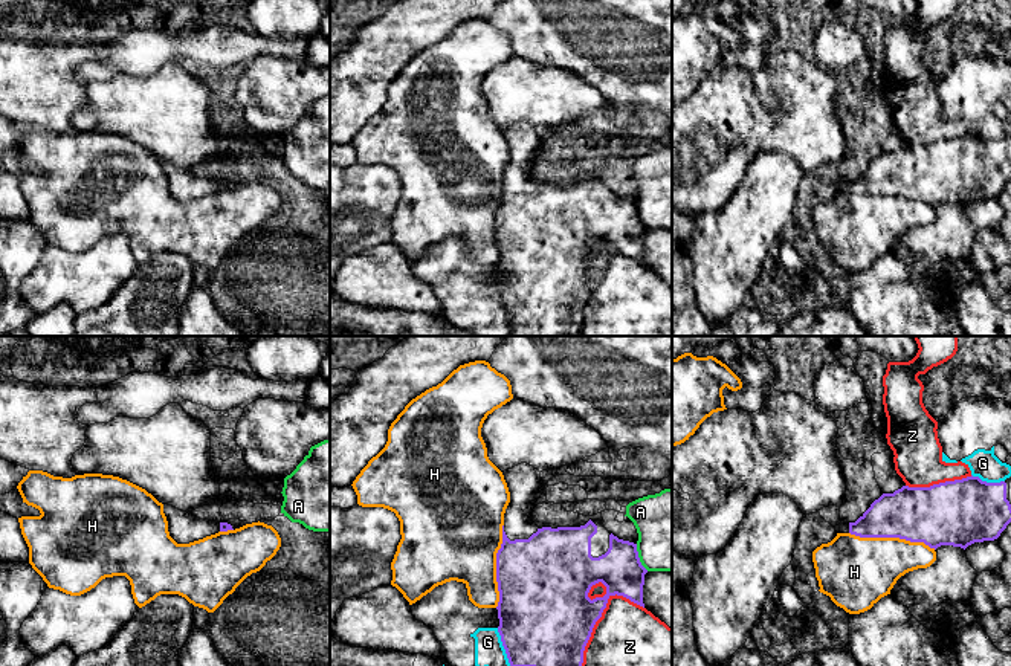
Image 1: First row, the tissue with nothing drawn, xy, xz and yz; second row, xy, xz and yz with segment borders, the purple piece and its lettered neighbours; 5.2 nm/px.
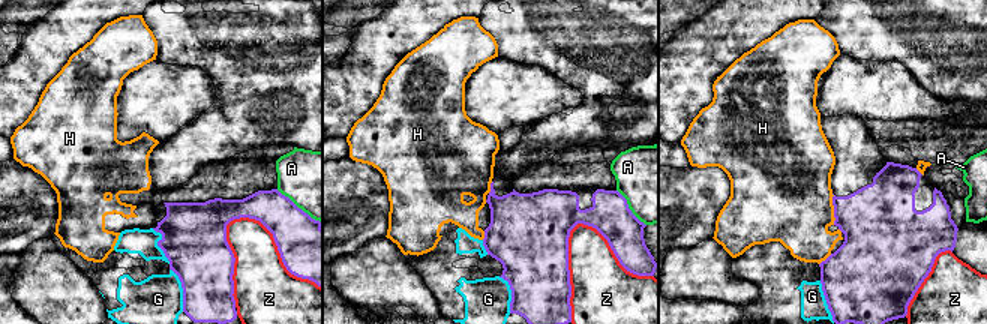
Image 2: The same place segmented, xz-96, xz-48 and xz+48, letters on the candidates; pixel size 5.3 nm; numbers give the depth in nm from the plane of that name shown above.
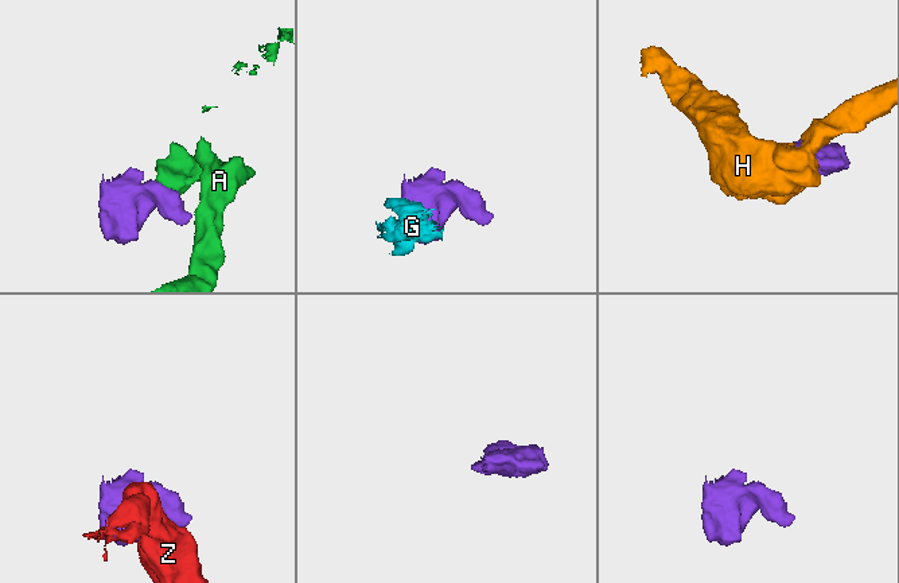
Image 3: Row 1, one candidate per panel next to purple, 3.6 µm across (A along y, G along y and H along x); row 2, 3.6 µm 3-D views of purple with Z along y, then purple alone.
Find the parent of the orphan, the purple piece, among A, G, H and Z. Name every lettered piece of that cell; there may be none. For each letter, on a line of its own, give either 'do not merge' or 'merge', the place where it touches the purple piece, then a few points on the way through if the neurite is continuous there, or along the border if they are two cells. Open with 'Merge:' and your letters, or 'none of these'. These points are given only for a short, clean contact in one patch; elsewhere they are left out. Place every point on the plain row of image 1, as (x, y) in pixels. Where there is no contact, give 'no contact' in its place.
Merge: none of these
A: do not merge | xz (639, 216) | along xz (636, 202), (639, 219), (648, 228)
G: do not merge | xz (504, 306)
H: do not merge | yz (892, 194)
Z: do not merge | xz (600, 274)

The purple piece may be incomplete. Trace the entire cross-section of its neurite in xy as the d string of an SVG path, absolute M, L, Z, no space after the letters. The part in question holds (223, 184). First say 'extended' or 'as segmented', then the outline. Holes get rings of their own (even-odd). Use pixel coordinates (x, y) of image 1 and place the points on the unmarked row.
extended; M163 162L163 171L168 179L170 194L177 202L189 202L218 189L234 188L228 180L195 176L191 170L182 170L173 163Z

